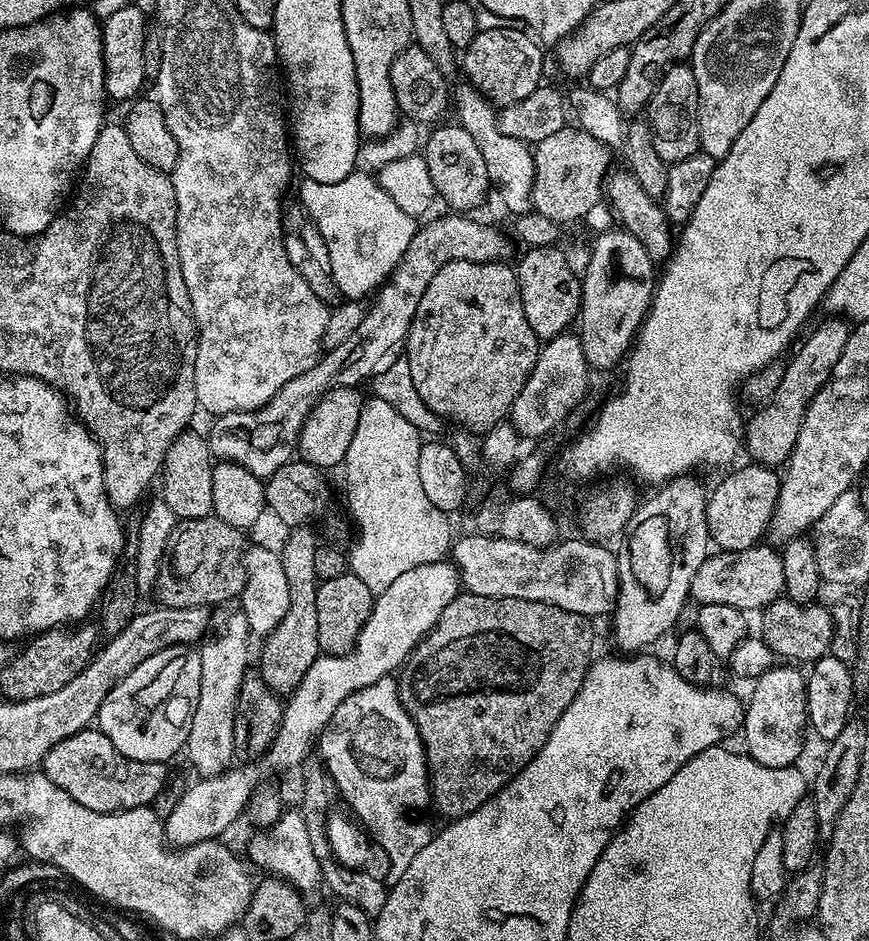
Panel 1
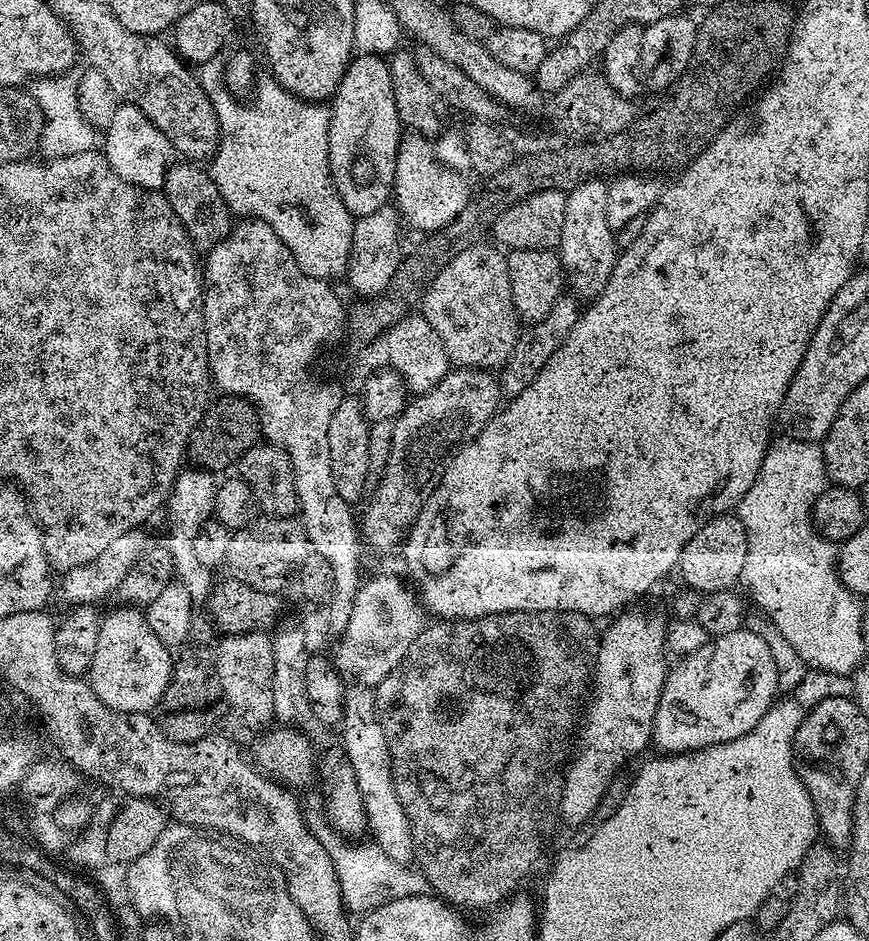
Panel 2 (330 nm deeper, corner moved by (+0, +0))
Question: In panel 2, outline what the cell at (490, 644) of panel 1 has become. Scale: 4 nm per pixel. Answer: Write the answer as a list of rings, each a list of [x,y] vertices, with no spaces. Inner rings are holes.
[[[501,612],[498,616],[478,616],[474,620],[432,623],[425,627],[420,637],[410,646],[404,656],[404,663],[398,665],[381,684],[375,685],[376,712],[390,750],[393,784],[397,790],[398,802],[401,803],[412,828],[414,860],[417,865],[420,863],[419,871],[428,880],[429,889],[439,899],[460,910],[491,909],[493,906],[503,905],[517,891],[515,888],[531,874],[532,867],[539,862],[540,855],[548,844],[548,839],[556,832],[556,820],[558,824],[561,819],[560,803],[566,765],[574,748],[572,735],[575,732],[577,735],[576,719],[579,716],[581,719],[582,709],[594,680],[601,633],[598,628],[596,632],[592,625],[595,624],[593,617],[584,616],[581,612]]]

